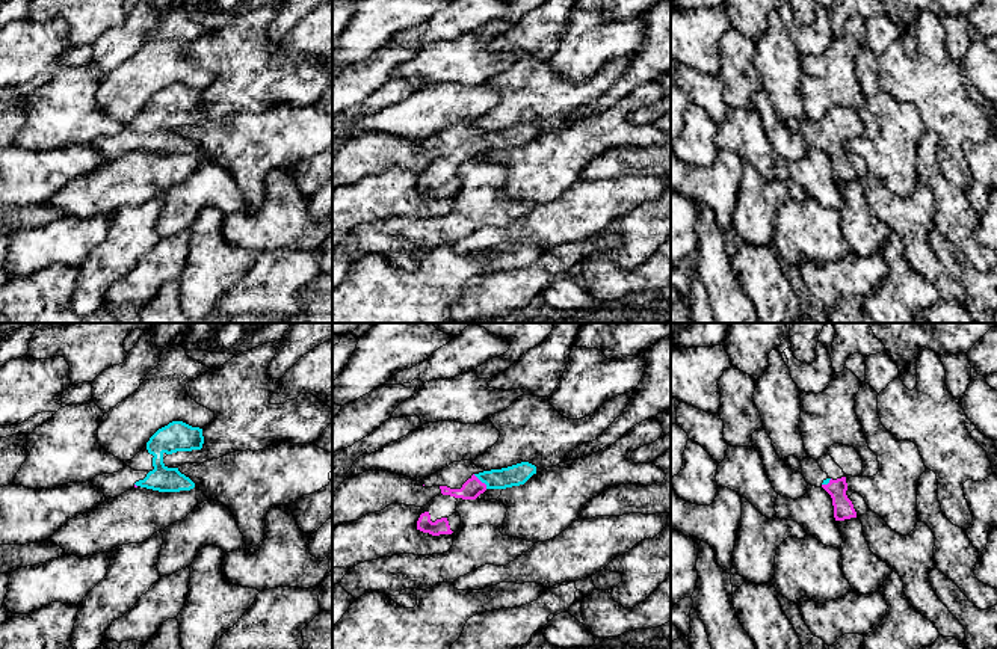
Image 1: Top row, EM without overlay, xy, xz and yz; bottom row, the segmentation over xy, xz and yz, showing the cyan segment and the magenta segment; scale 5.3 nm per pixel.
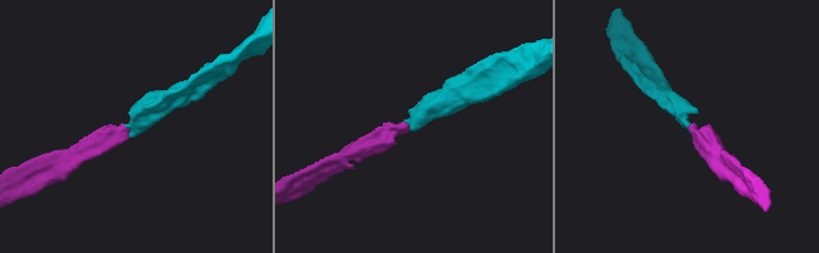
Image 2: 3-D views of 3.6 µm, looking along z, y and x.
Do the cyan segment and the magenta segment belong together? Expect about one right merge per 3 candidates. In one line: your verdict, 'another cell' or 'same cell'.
same cell

